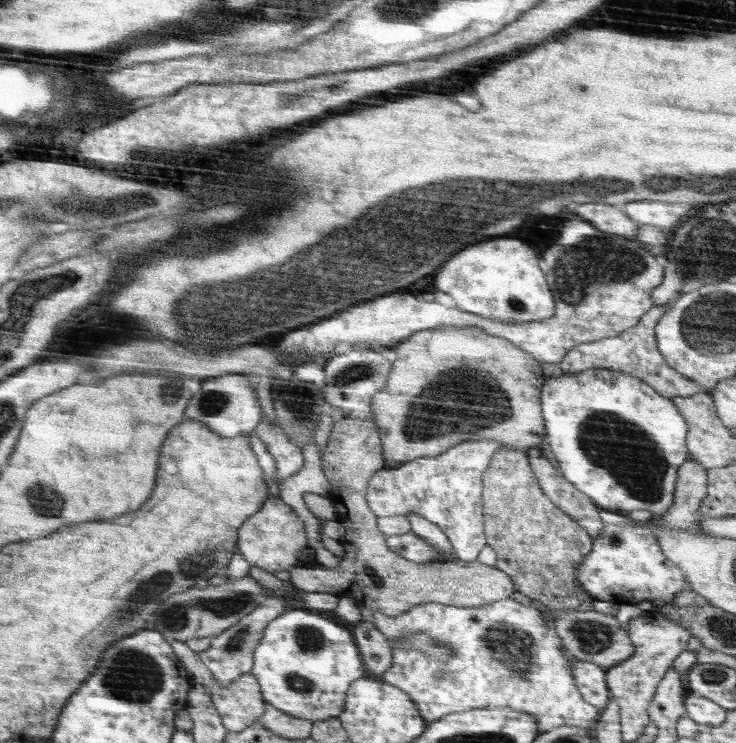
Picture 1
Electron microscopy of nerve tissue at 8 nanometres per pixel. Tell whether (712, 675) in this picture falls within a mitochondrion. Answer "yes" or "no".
yes

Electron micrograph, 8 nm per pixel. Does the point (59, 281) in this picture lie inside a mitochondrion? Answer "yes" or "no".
yes

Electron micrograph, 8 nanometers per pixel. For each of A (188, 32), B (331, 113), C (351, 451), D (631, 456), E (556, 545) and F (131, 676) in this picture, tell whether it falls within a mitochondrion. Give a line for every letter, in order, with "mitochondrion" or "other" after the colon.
A: other
B: other
C: other
D: mitochondrion
E: other
F: mitochondrion

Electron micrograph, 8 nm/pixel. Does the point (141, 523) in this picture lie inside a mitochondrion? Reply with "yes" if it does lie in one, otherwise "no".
no

